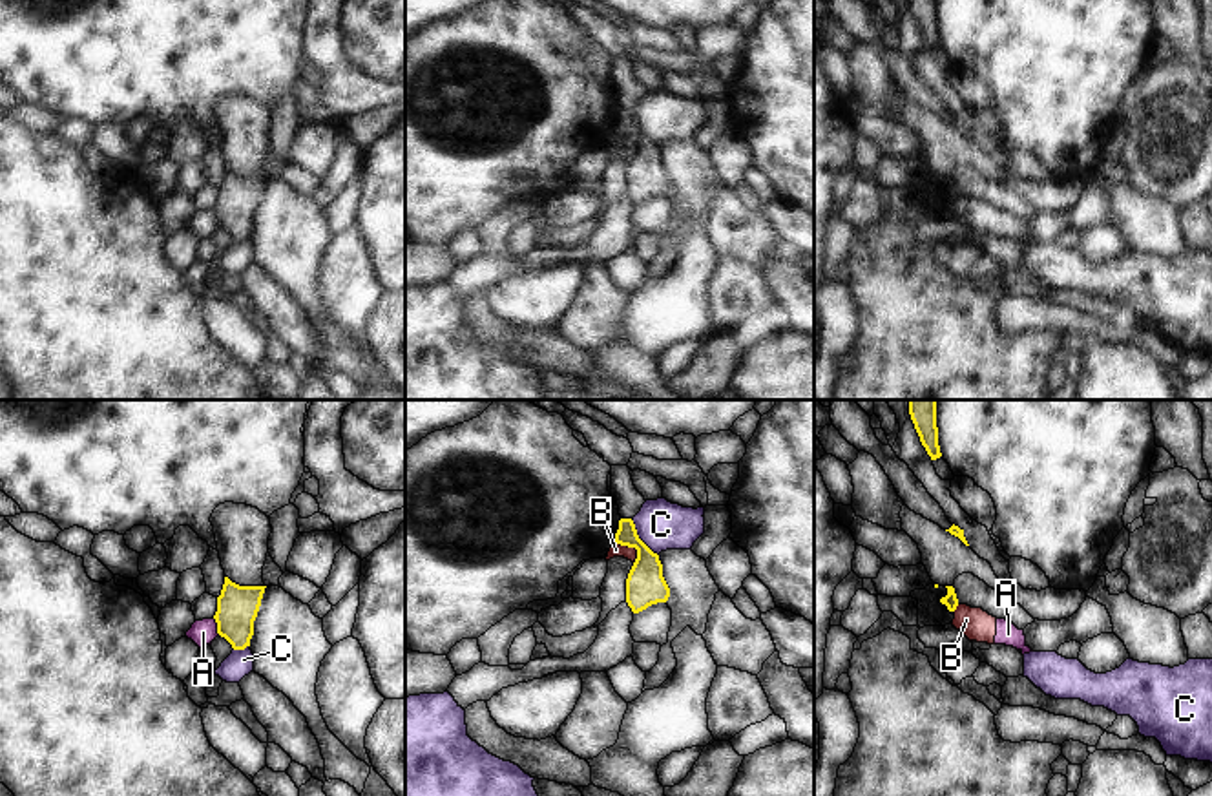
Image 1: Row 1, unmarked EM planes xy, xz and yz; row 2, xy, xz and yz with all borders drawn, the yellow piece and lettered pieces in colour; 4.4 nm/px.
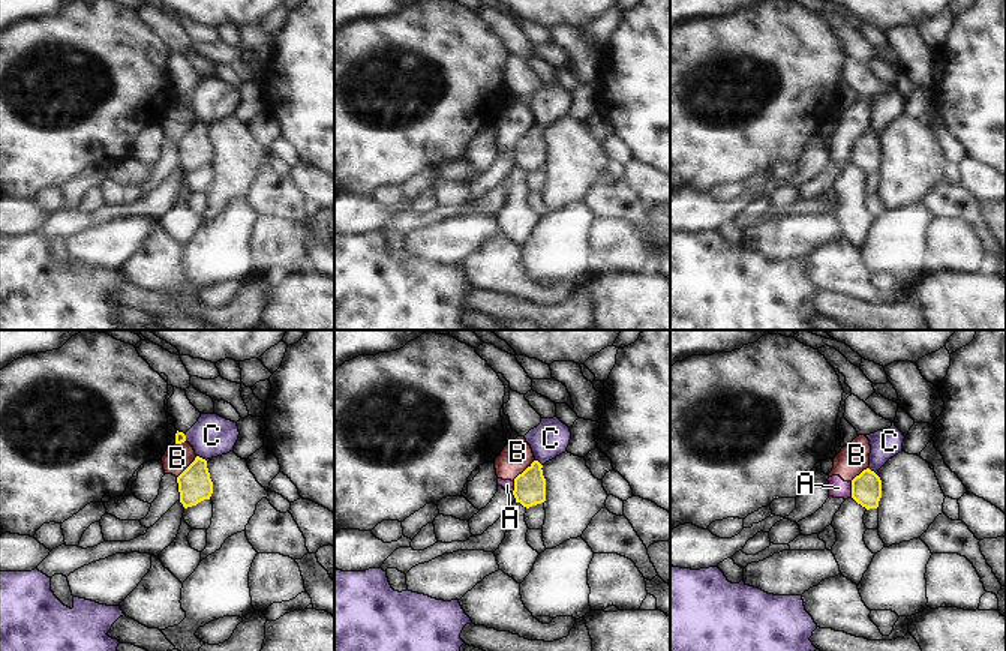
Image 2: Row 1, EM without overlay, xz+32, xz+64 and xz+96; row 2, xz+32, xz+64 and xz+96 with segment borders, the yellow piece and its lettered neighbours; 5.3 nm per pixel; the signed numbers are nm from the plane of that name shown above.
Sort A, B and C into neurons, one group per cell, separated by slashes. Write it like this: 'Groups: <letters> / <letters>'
Groups: A B / C

